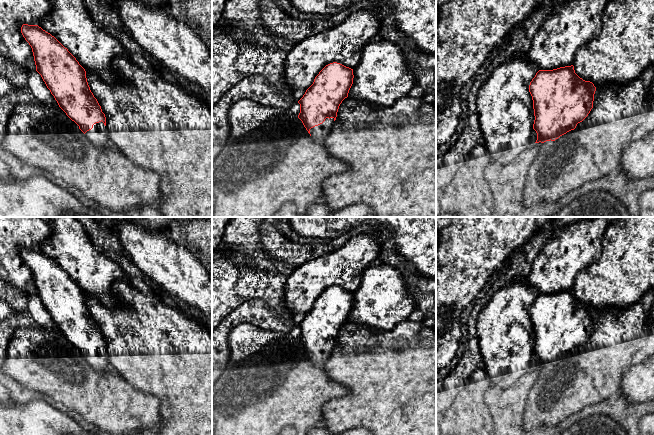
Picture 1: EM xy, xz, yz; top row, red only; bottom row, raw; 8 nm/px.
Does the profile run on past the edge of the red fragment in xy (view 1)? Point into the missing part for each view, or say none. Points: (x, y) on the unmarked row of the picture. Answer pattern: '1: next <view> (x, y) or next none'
1: next xy (98, 359)

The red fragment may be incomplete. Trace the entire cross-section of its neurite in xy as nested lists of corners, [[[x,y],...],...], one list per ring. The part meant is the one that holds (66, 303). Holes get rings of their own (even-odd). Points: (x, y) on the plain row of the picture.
[[[23,248],[21,257],[32,272],[36,295],[59,331],[95,371],[109,371],[106,341],[90,314],[85,293],[67,272],[38,249]]]

